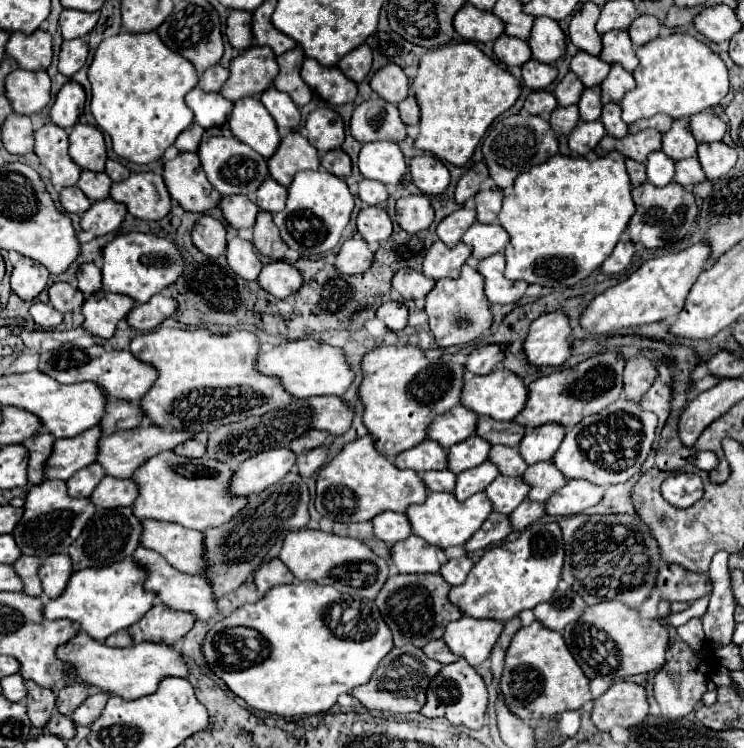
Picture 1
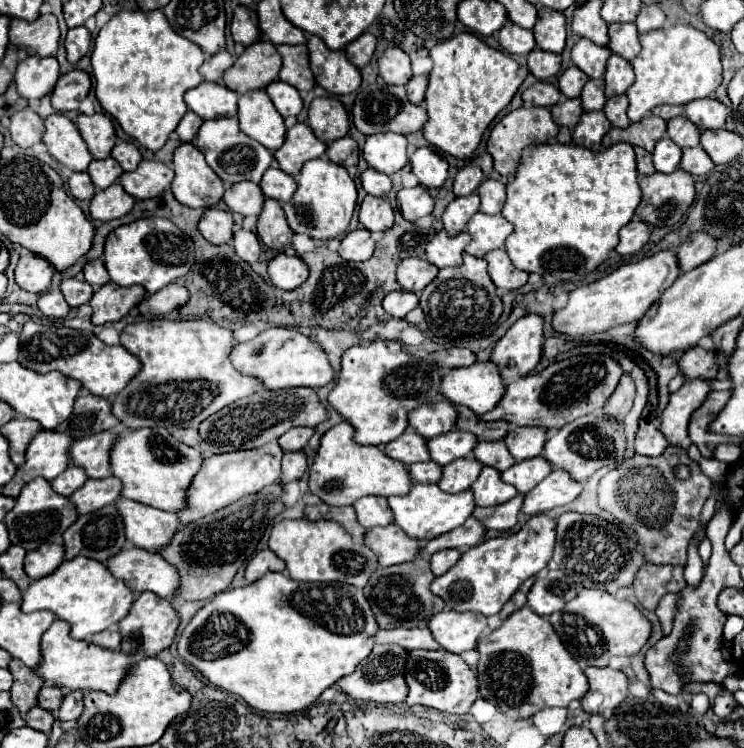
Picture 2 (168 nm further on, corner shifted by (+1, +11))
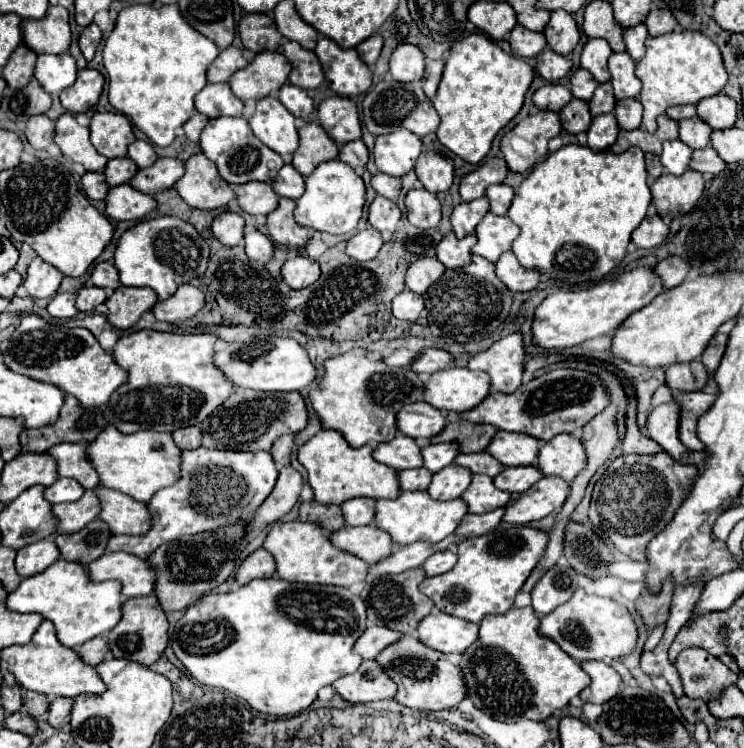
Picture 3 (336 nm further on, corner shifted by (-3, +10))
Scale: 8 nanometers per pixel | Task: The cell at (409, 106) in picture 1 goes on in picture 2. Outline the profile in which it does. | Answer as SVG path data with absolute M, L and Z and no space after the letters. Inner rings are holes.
M413 76L407 84L407 92L409 92L409 98L415 102L415 104L423 104L423 98L425 98L425 90L427 90L427 76Z

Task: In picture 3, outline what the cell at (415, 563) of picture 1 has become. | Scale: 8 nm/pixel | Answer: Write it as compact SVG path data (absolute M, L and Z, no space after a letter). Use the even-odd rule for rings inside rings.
M347 525L337 533L333 533L329 539L339 549L357 555L369 565L377 565L377 561L389 557L389 553L393 553L393 549L397 547L389 539L389 533L385 533L383 529L373 529L373 525L365 525L365 527Z

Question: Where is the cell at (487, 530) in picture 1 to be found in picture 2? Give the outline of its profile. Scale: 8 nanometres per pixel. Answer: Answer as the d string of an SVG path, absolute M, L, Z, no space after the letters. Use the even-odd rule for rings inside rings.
M465 520L461 528L455 528L453 532L447 532L445 536L437 536L433 540L427 540L419 548L419 556L431 556L437 550L445 548L461 548L461 546L475 546L481 542L481 536L485 534L485 528L481 528L479 520Z

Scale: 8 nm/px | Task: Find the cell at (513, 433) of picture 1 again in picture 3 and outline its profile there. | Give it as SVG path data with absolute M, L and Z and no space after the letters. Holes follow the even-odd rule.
M449 413L447 427L433 437L433 443L437 441L457 441L461 447L461 453L479 453L485 451L491 437L497 433L491 425L477 425L471 421L465 421L457 413Z

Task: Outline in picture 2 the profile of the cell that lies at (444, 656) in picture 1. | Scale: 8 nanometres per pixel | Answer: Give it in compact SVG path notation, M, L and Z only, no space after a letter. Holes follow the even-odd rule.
M393 628L393 630L377 630L373 634L373 640L375 644L397 644L401 648L407 648L407 650L413 650L413 648L425 648L425 650L437 650L441 648L431 632L427 628Z

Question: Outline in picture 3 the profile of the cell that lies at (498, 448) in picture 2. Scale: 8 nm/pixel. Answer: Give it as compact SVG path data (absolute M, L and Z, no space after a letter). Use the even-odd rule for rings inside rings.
M487 451L469 453L469 455L467 455L467 453L461 453L455 463L461 465L461 467L467 467L471 473L485 473L485 475L491 475L491 477L495 477L497 473L501 473L501 471L505 469L505 467L503 467L497 459L493 459L493 455L487 453Z

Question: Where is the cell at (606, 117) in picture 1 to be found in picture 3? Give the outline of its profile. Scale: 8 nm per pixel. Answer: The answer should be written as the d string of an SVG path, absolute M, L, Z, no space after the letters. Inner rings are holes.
M621 99L621 101L617 101L613 113L615 113L621 129L637 129L641 125L643 107L637 99Z

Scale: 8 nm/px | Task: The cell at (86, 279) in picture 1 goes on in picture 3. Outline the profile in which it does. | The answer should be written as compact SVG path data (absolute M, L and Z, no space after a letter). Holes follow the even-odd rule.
M97 263L93 267L93 273L91 273L91 281L97 285L97 287L103 287L107 291L113 291L119 287L119 273L115 269L113 263Z

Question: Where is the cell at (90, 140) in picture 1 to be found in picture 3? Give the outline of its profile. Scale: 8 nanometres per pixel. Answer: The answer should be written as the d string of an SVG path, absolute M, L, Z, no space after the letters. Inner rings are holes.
M95 113L89 123L91 143L107 159L125 157L127 145L135 141L131 123L121 113Z

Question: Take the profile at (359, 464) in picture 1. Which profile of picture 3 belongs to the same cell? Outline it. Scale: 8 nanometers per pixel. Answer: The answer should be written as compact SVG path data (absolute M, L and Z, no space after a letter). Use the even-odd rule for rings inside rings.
M323 429L311 441L299 447L299 461L309 473L309 485L315 491L315 501L323 505L345 503L355 497L373 497L373 499L389 499L401 495L401 487L397 481L397 471L381 465L373 459L373 447L363 445L353 449L341 433L333 429Z

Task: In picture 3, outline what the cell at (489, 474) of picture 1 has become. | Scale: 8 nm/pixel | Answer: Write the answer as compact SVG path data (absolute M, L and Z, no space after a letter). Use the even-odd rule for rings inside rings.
M453 463L453 465L449 465L433 475L433 481L431 481L427 491L433 499L439 499L439 501L457 499L469 487L471 477L473 475L469 473L469 469L461 469Z

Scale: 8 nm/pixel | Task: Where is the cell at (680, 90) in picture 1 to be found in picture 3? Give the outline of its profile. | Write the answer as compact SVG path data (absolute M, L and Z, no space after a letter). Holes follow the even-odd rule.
M671 31L667 35L649 37L647 39L647 53L637 63L635 69L637 77L643 83L639 101L643 105L643 127L649 133L657 129L657 115L665 113L667 107L673 105L695 105L705 97L717 95L727 83L727 71L723 67L719 47L699 31Z

